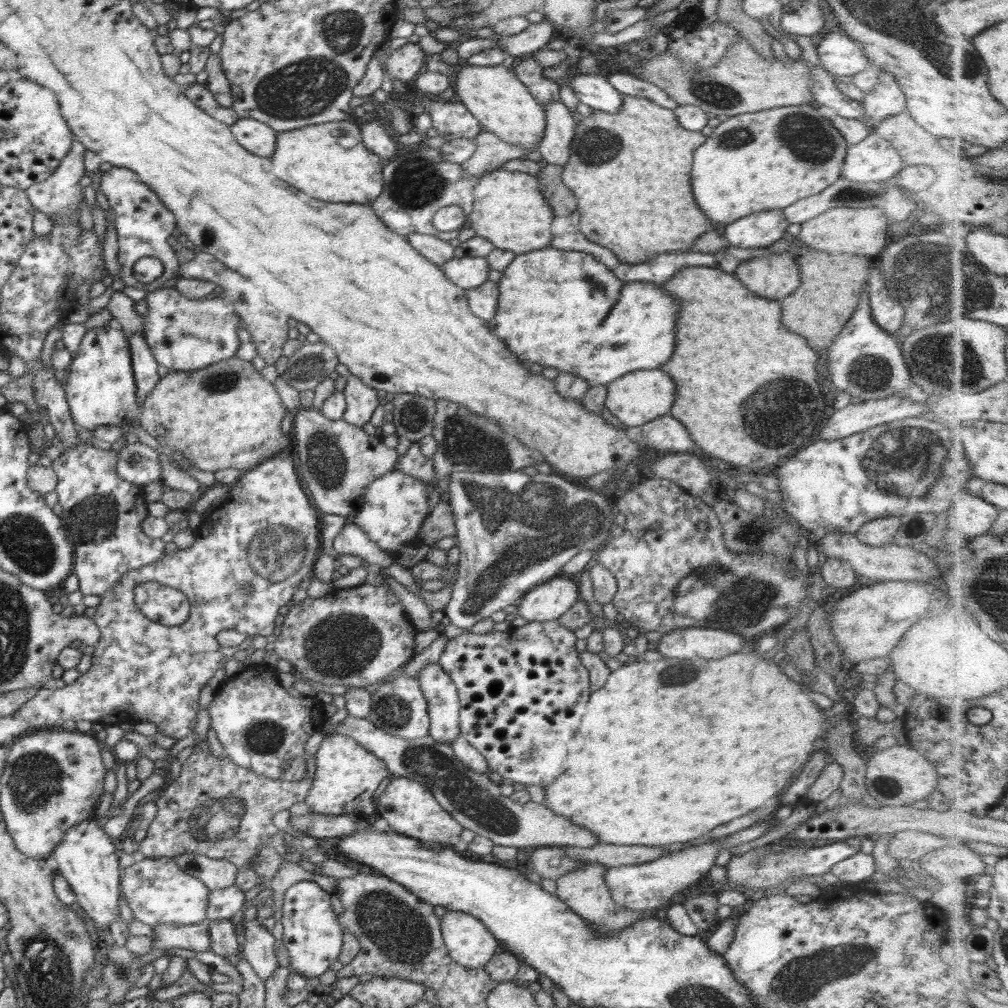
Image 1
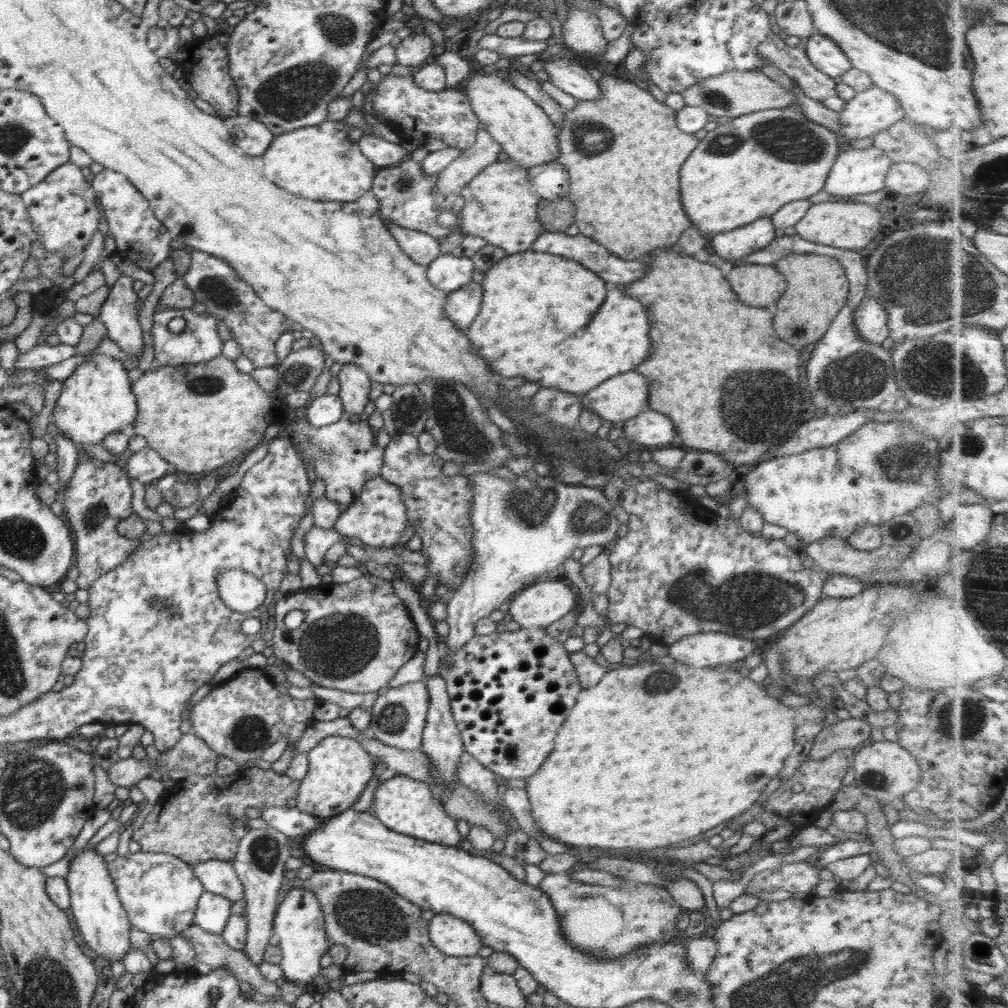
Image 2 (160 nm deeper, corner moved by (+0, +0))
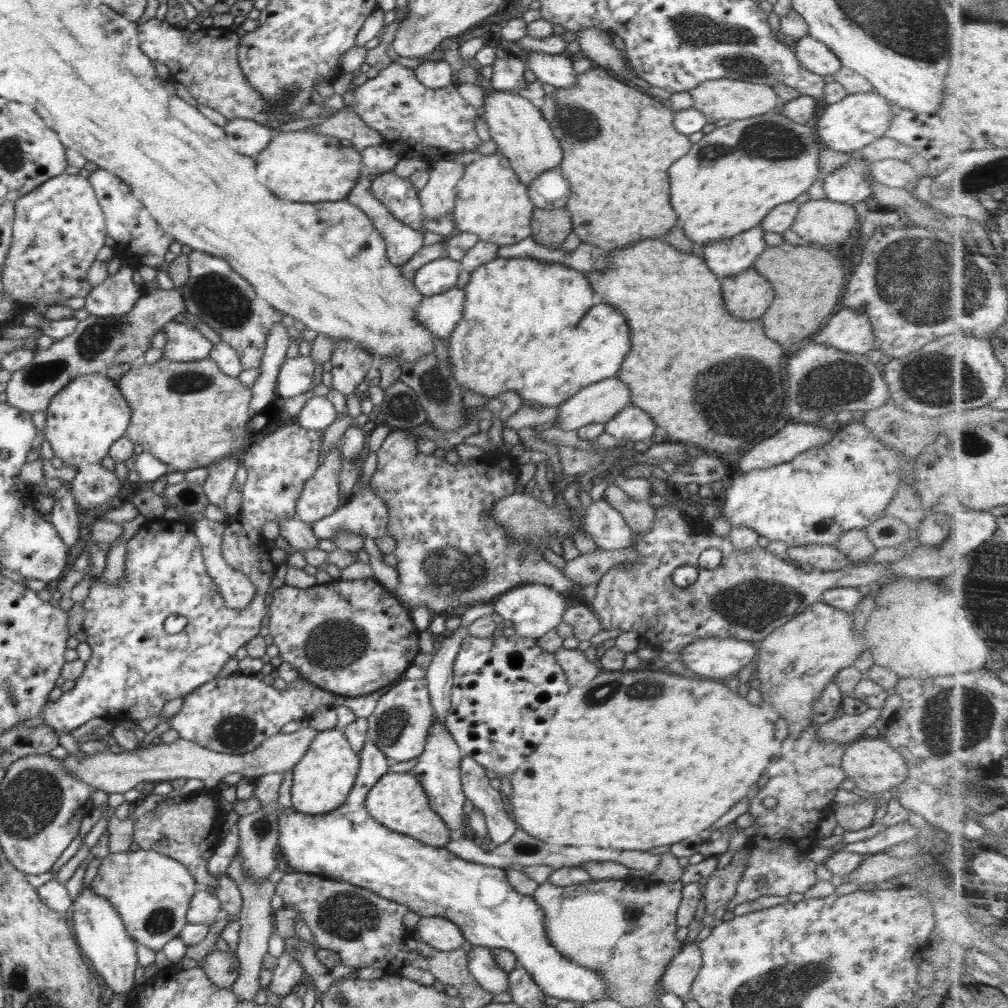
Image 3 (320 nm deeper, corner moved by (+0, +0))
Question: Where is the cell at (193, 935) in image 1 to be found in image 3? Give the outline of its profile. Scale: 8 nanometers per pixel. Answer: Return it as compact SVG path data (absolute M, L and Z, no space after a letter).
M215 948L201 963L202 972L219 988L229 988L237 979L239 962L235 952Z

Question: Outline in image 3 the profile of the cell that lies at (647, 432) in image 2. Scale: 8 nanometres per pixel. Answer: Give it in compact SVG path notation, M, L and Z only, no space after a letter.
M632 404L618 411L614 418L605 423L604 430L618 440L626 439L634 442L650 442L654 433L660 431L657 424L645 410Z

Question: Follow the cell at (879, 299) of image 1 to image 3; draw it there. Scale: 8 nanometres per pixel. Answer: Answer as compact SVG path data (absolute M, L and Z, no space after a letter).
M839 307L835 314L832 314L816 334L810 337L810 343L825 344L838 350L843 350L850 354L866 354L873 349L875 336L872 330L869 315L865 312L859 312L854 308Z

